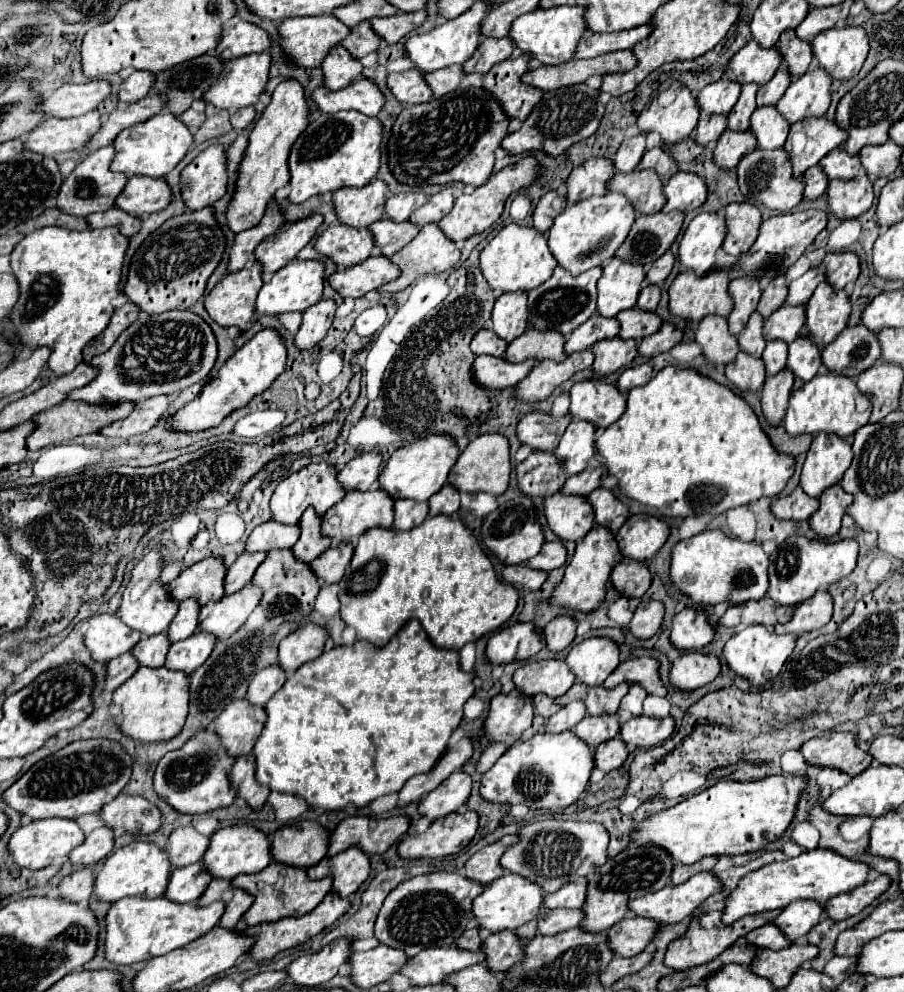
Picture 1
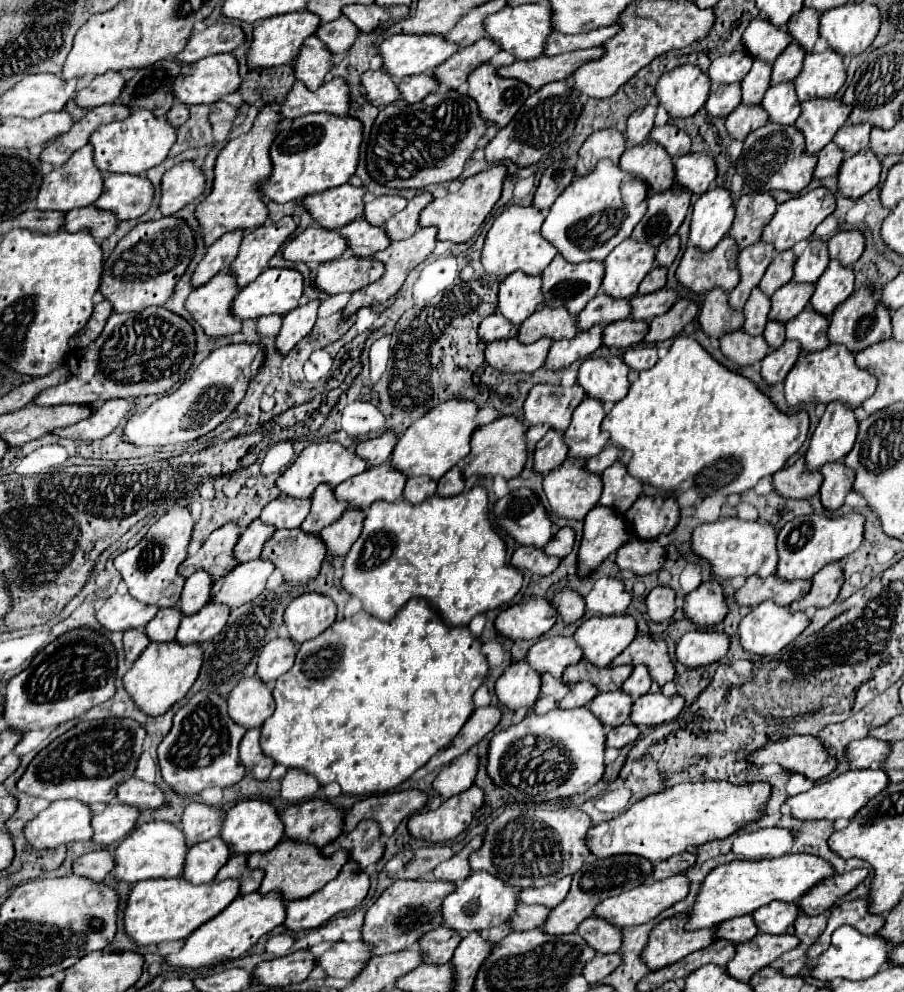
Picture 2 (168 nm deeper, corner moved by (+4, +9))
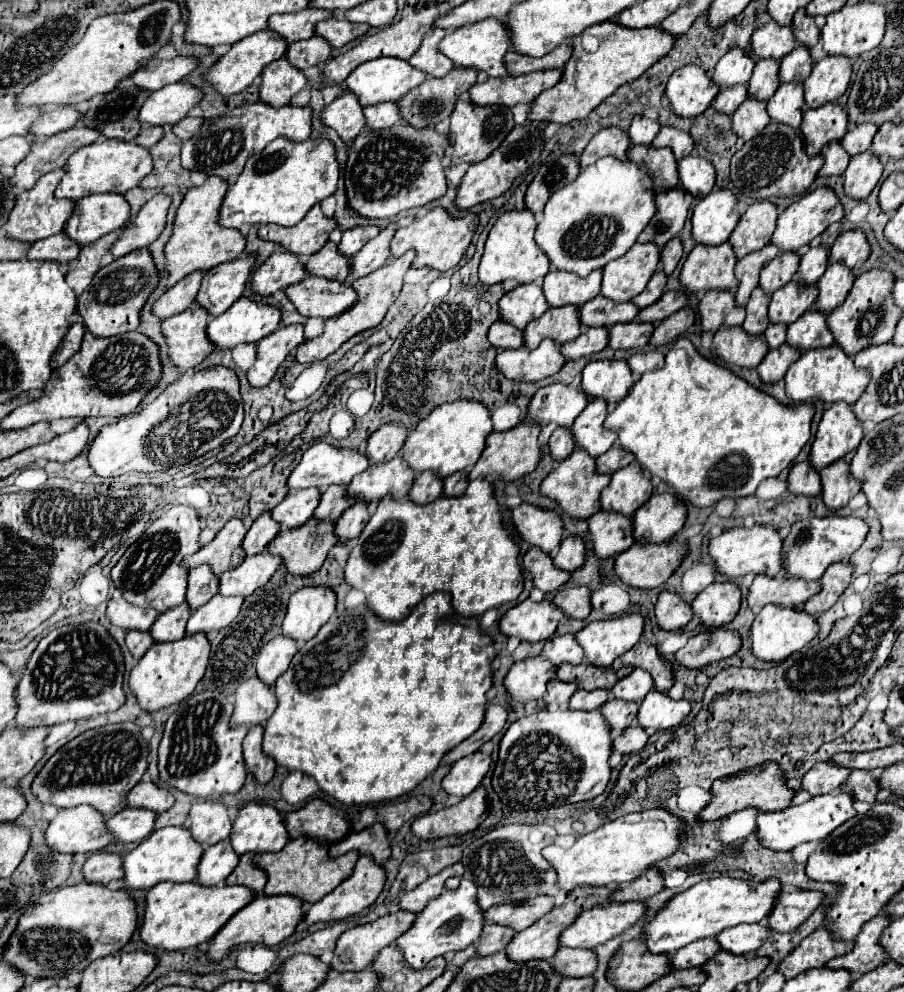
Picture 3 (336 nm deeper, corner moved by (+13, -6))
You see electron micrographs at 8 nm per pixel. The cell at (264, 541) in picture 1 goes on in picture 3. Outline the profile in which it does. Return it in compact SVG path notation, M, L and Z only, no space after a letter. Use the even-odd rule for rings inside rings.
M307 488L301 492L289 492L281 504L271 510L271 518L281 524L281 530L291 530L303 526L319 504L321 492L317 488Z

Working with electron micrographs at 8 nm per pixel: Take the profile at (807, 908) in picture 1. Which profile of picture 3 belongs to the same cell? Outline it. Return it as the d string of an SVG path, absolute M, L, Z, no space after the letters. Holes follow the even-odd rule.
M741 924L737 928L729 928L729 932L721 932L721 936L717 936L717 942L727 952L751 954L757 952L769 936L771 928L767 924Z

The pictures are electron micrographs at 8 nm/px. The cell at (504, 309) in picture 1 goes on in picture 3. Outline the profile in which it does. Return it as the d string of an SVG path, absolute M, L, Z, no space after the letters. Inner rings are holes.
M521 284L515 290L503 294L499 300L499 318L523 330L531 320L537 320L545 310L547 302L539 284Z

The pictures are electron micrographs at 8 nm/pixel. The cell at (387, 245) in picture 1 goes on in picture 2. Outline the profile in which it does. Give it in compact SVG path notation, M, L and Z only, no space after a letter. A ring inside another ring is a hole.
M356 219L348 225L344 225L338 231L348 241L348 249L356 257L370 257L376 251L382 251L390 245L390 239L386 237L382 227L372 227L366 219Z

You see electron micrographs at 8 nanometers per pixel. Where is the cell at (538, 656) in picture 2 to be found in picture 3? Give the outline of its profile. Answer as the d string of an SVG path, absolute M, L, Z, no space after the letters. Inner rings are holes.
M563 634L563 636L555 636L551 640L545 642L541 656L551 662L555 668L559 668L563 662L567 664L581 664L583 662L583 652L581 646L577 644L573 634Z

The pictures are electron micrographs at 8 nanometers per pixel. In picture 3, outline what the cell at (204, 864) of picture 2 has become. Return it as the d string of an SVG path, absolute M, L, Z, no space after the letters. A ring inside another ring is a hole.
M227 840L219 842L217 846L209 846L199 860L195 882L207 888L223 884L231 870L237 866L237 860L239 856L233 852L233 848L229 848Z

